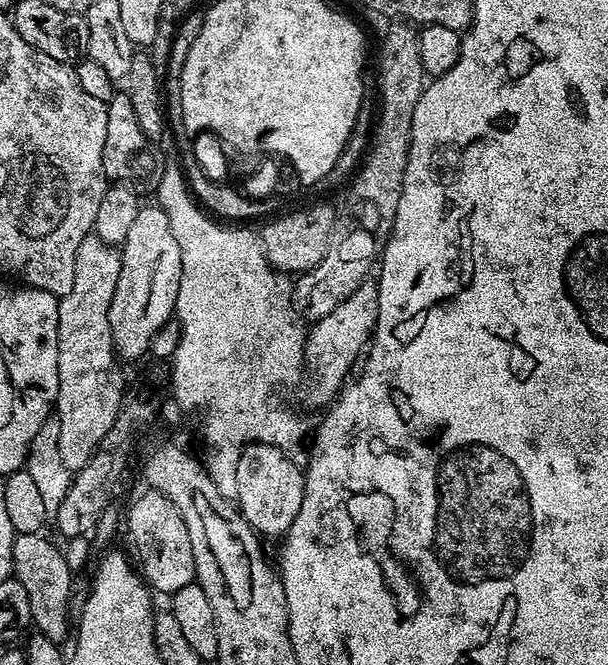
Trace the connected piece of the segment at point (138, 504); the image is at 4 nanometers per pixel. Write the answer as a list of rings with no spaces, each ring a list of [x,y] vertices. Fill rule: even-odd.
[[[144,490],[129,506],[128,512],[126,508],[126,532],[127,528],[140,555],[142,575],[155,591],[174,593],[195,581],[196,567],[190,534],[186,530],[186,522],[182,522],[182,514],[178,514],[178,506],[174,506],[170,498],[155,490]]]

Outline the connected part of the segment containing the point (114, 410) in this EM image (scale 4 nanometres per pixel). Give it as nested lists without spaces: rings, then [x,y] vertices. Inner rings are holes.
[[[95,234],[82,238],[74,262],[74,286],[70,294],[59,297],[58,306],[58,394],[54,405],[54,415],[59,423],[58,451],[62,462],[72,474],[77,472],[96,452],[97,446],[106,438],[106,430],[114,426],[114,418],[120,409],[120,400],[124,397],[126,383],[120,373],[121,361],[116,355],[110,330],[110,302],[118,286],[118,274],[122,270],[120,248],[102,242]]]

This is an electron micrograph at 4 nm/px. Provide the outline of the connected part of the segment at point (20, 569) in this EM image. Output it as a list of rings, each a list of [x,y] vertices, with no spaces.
[[[31,532],[30,534],[19,534],[13,539],[12,542],[12,571],[14,573],[14,577],[16,580],[23,585],[23,589],[26,590],[27,597],[30,600],[30,614],[31,614],[31,623],[34,625],[35,631],[39,633],[39,635],[45,636],[46,638],[50,638],[51,640],[55,640],[57,642],[64,642],[64,639],[69,639],[70,636],[70,624],[68,628],[68,620],[70,621],[70,601],[72,598],[72,581],[74,579],[74,568],[67,564],[67,560],[64,557],[63,551],[58,547],[55,548],[54,545],[51,544],[50,541],[47,540],[47,535],[41,534],[39,532]]]

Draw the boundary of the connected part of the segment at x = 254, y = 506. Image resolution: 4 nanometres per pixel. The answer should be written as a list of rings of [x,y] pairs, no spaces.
[[[248,444],[240,452],[235,471],[234,497],[237,508],[247,524],[262,535],[281,537],[297,517],[304,497],[304,472],[294,464],[293,457],[273,444]]]

